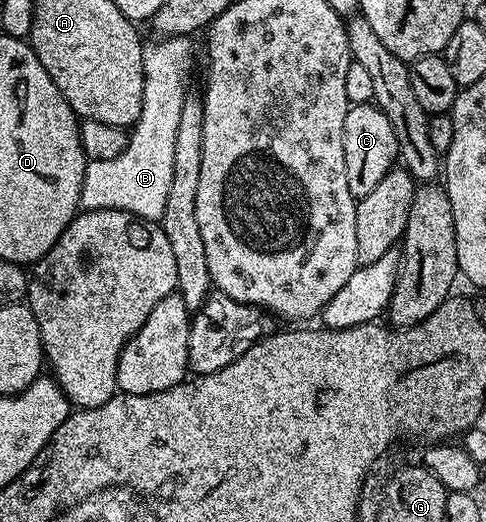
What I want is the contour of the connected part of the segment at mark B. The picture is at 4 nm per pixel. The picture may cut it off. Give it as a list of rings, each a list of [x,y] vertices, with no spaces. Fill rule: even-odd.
[[[162,37],[157,42],[145,46],[143,56],[143,108],[139,112],[137,125],[132,127],[129,143],[115,160],[86,161],[81,185],[82,211],[86,210],[126,210],[137,218],[160,220],[167,204],[167,191],[171,189],[171,171],[175,161],[175,135],[179,129],[179,112],[183,112],[183,100],[187,96],[185,77],[189,74],[189,53],[193,46],[188,37]]]

